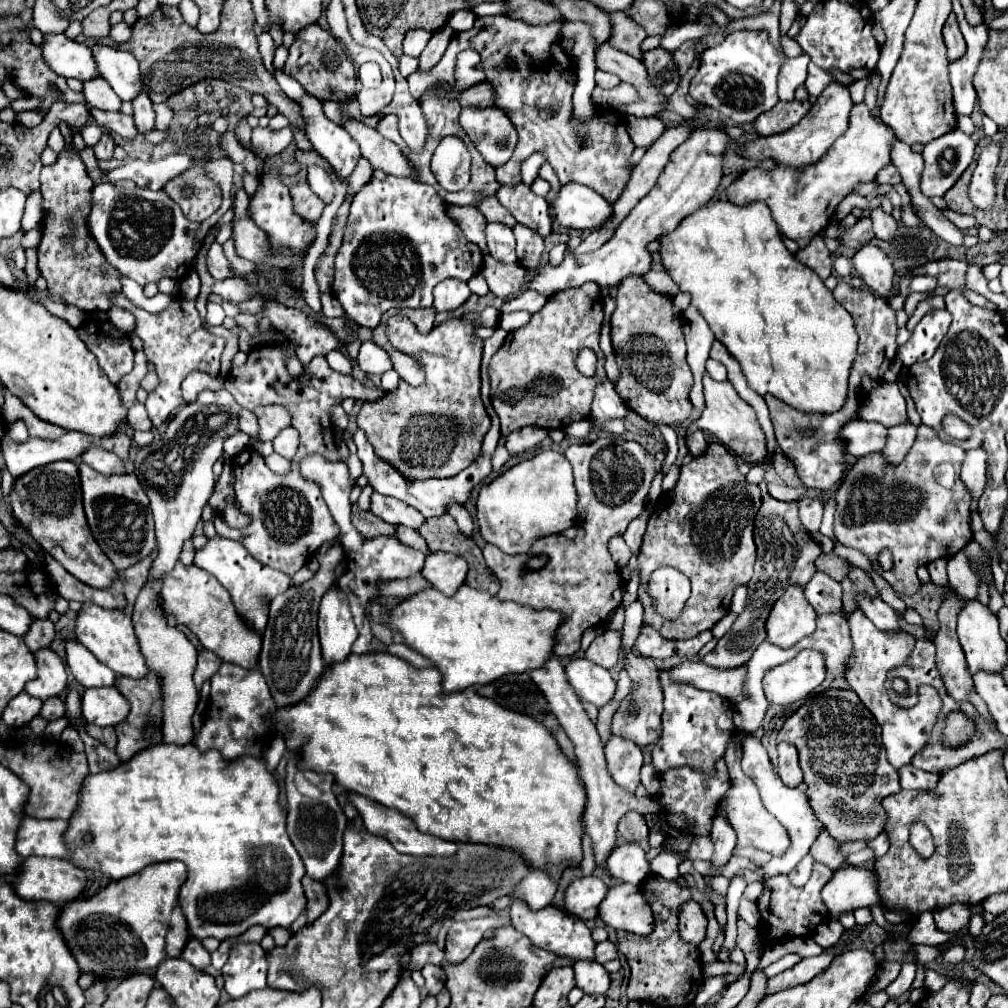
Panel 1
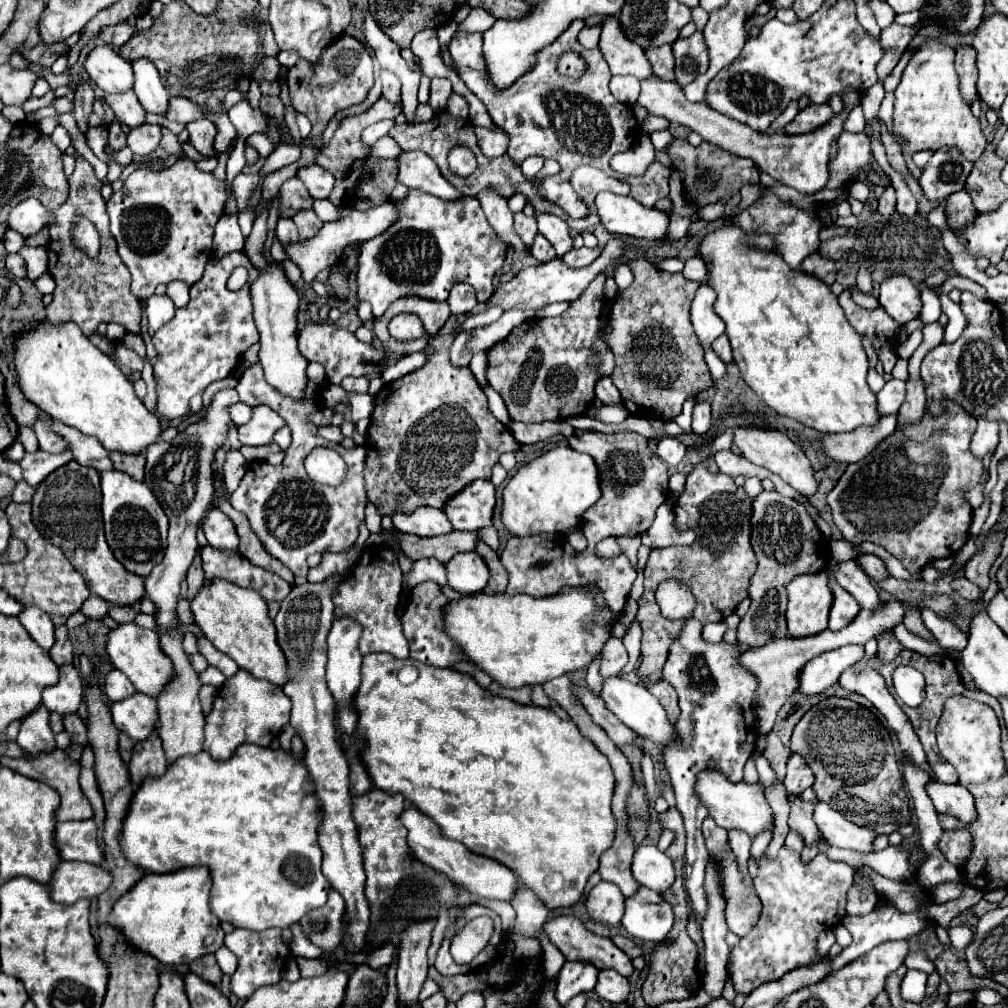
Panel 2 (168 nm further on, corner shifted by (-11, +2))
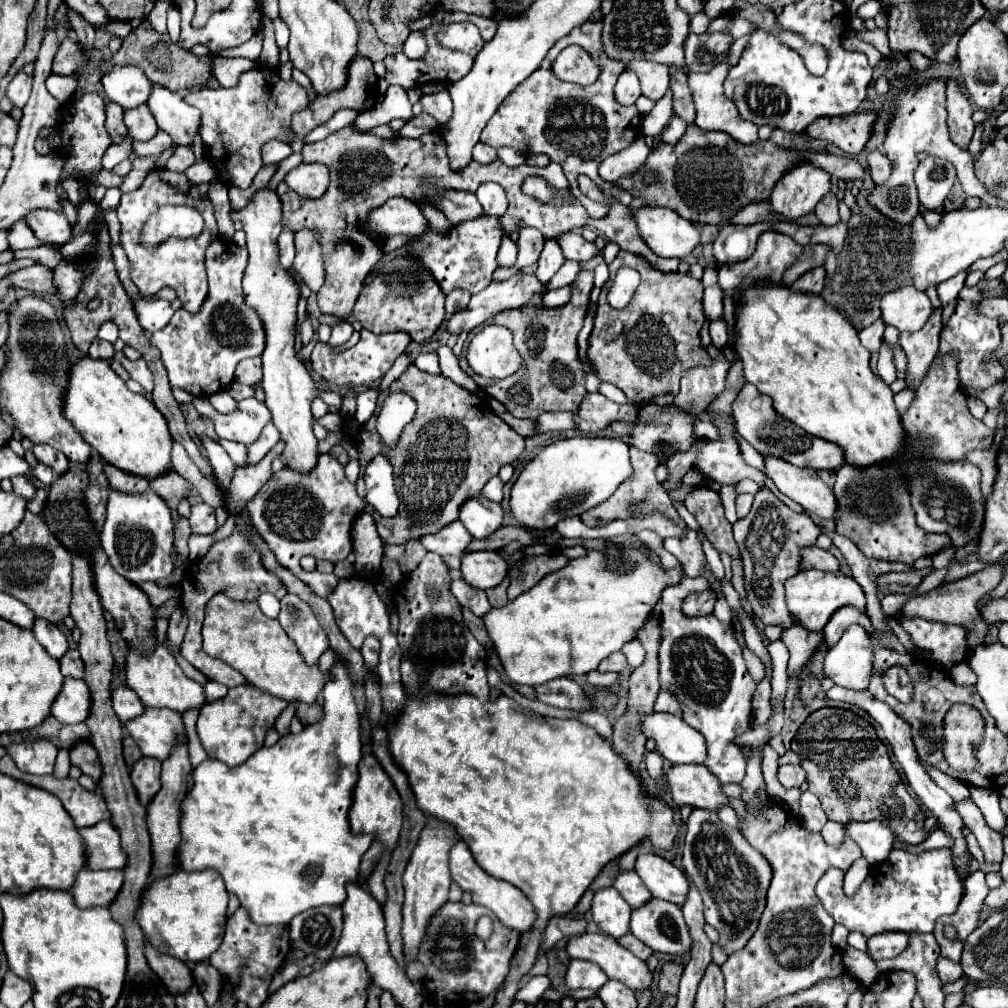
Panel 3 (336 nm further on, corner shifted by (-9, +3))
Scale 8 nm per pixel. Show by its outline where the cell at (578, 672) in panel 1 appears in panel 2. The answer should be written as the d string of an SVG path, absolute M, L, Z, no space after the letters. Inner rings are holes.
M609 676L603 680L603 688L601 694L603 702L607 704L607 708L629 728L637 730L637 734L641 734L641 738L649 738L655 744L667 746L673 738L675 738L675 730L673 724L667 720L667 714L663 710L663 706L657 702L657 698L653 698L645 686L641 684L633 684L623 676Z

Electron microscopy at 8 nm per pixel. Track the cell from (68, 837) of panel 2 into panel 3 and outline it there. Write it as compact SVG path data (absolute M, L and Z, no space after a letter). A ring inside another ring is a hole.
M111 821L87 827L79 831L87 845L87 867L89 869L123 869L127 853L121 849L119 831Z

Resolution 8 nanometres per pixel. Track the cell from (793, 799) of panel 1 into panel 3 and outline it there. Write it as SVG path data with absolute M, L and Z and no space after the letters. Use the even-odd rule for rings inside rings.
M881 821L849 823L847 829L849 835L859 843L861 853L869 861L869 865L877 865L879 861L885 861L893 849L893 843L897 841L895 833Z

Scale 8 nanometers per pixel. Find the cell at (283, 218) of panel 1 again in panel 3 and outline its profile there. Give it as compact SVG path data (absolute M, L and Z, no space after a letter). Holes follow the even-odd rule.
M283 229L283 233L278 237L277 245L279 265L281 265L281 269L289 271L289 267L293 265L295 258L294 233L291 233L289 229Z

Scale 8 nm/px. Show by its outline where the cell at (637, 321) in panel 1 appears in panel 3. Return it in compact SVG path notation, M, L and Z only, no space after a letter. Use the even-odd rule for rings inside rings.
M619 251L619 253L617 253L615 261L609 265L609 273L611 273L611 281L607 281L607 283L601 287L601 295L599 295L599 303L597 303L597 313L595 313L595 325L593 325L593 331L591 331L591 335L589 335L589 349L587 349L587 357L589 357L589 361L595 365L595 371L597 371L599 381L613 383L613 385L619 387L629 399L635 399L635 401L647 401L647 399L651 399L651 397L655 397L655 395L659 395L659 393L675 393L675 395L677 395L677 393L679 393L679 377L681 377L681 373L683 373L685 369L695 367L695 365L709 365L709 363L711 363L711 357L709 357L707 349L701 347L701 339L699 339L699 331L701 331L701 325L703 325L703 321L705 321L705 317L703 317L703 307L701 307L701 299L703 299L703 285L701 285L701 281L689 277L687 273L685 273L685 275L683 275L683 273L663 273L663 271L655 269L655 267L653 267L649 261L645 261L643 257L633 255L633 253L629 253L629 251ZM619 267L633 267L633 269L639 271L639 275L641 275L641 285L637 287L637 291L635 291L631 303L629 303L625 309L613 309L613 307L609 307L609 303L607 303L607 299L605 299L605 297L607 297L607 291L609 291L609 287L611 287L611 281L613 281L613 277L615 277L615 273L617 273Z

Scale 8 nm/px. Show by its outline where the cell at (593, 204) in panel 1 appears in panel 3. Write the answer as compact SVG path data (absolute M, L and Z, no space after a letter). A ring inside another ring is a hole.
M641 207L633 211L641 237L659 257L687 257L699 245L697 227L667 207Z

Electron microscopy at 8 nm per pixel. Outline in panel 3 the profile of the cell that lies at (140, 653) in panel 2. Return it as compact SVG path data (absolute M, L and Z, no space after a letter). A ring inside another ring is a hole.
M159 617L155 624L155 637L159 641L157 649L149 657L141 657L141 655L135 653L135 649L129 649L127 665L125 665L127 685L139 695L139 699L145 703L145 707L157 707L157 709L165 707L165 709L177 711L181 715L189 709L201 709L207 703L205 691L199 683L185 677L185 673L177 665L175 657L165 649L165 645L163 645L165 633L167 633L167 619Z

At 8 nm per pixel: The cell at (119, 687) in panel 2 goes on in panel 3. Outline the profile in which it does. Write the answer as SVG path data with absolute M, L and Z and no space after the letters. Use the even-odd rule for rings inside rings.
M119 687L113 691L113 709L121 723L127 723L139 715L143 715L145 705L139 701L137 693L129 687Z

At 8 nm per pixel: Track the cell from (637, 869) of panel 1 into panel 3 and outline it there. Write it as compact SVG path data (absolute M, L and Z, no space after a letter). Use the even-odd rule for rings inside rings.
M641 853L635 863L635 873L643 879L643 883L647 885L655 899L671 901L675 905L685 903L689 879L671 861L655 853Z

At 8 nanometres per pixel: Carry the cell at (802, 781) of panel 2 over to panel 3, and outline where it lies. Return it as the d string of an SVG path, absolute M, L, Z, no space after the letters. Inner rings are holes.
M781 765L777 779L783 787L791 789L791 787L801 787L801 783L805 781L805 769L803 767L795 767L795 765Z

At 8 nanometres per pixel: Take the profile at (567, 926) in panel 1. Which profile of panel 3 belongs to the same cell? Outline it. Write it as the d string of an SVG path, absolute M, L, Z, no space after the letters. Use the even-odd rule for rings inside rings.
M605 933L573 937L567 943L567 953L575 959L597 963L609 979L617 979L633 991L645 991L651 987L653 973L647 969L647 963Z

